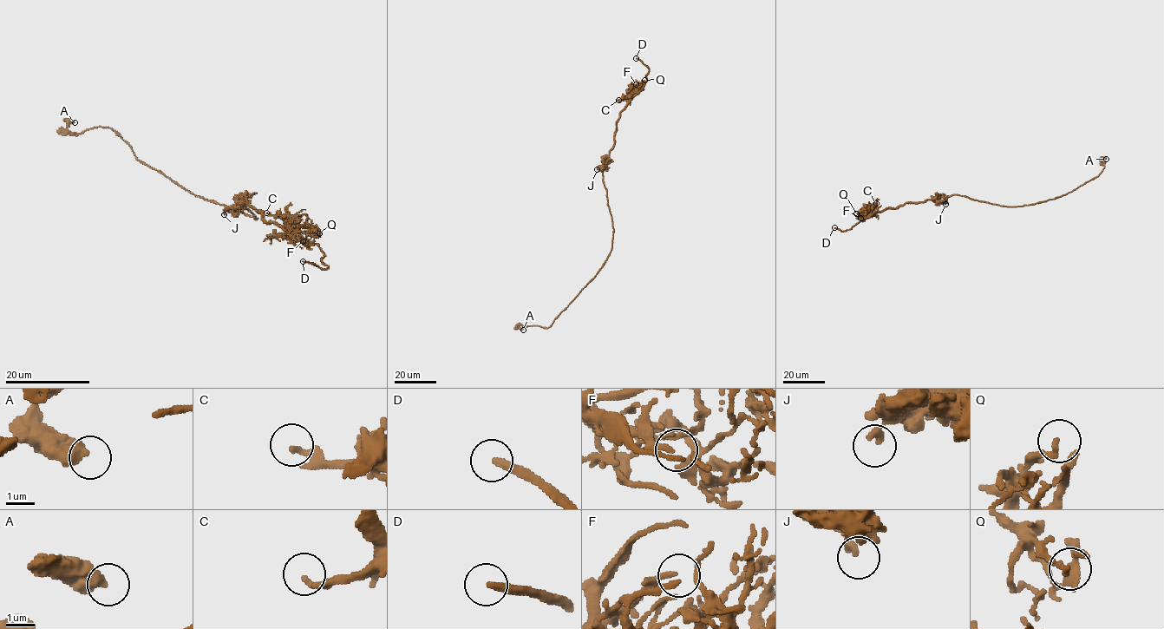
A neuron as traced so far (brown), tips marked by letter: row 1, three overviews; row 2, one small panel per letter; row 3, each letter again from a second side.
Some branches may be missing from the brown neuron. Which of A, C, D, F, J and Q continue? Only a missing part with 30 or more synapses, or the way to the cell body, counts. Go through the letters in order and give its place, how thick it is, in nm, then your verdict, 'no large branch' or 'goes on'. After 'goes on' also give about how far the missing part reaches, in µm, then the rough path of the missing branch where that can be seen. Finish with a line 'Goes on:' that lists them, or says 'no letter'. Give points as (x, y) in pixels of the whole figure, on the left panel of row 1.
A: (75, 122) | 440 nm | no large branch
C: (266, 212) | 140 nm | no large branch
D: (303, 261) | 280 nm | goes on | 35 µm | (303, 261), (276, 255), (258, 244), (227, 237), (217, 237), (186, 245)
F: (303, 241) | 200 nm | no large branch
J: (224, 214) | 240 nm | no large branch
Q: (319, 233) | 190 nm | no large branch
Goes on: D

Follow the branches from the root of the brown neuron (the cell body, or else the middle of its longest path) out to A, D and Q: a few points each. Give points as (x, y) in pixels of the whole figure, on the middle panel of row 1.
A: (611, 215), (611, 251), (596, 276), (550, 326), (544, 328), (519, 324), (523, 330)
D: (611, 215), (603, 180), (604, 166), (614, 144), (619, 113), (646, 80), (649, 68), (636, 58)
Q: (611, 215), (603, 180), (604, 162), (614, 144), (619, 113), (644, 80)

